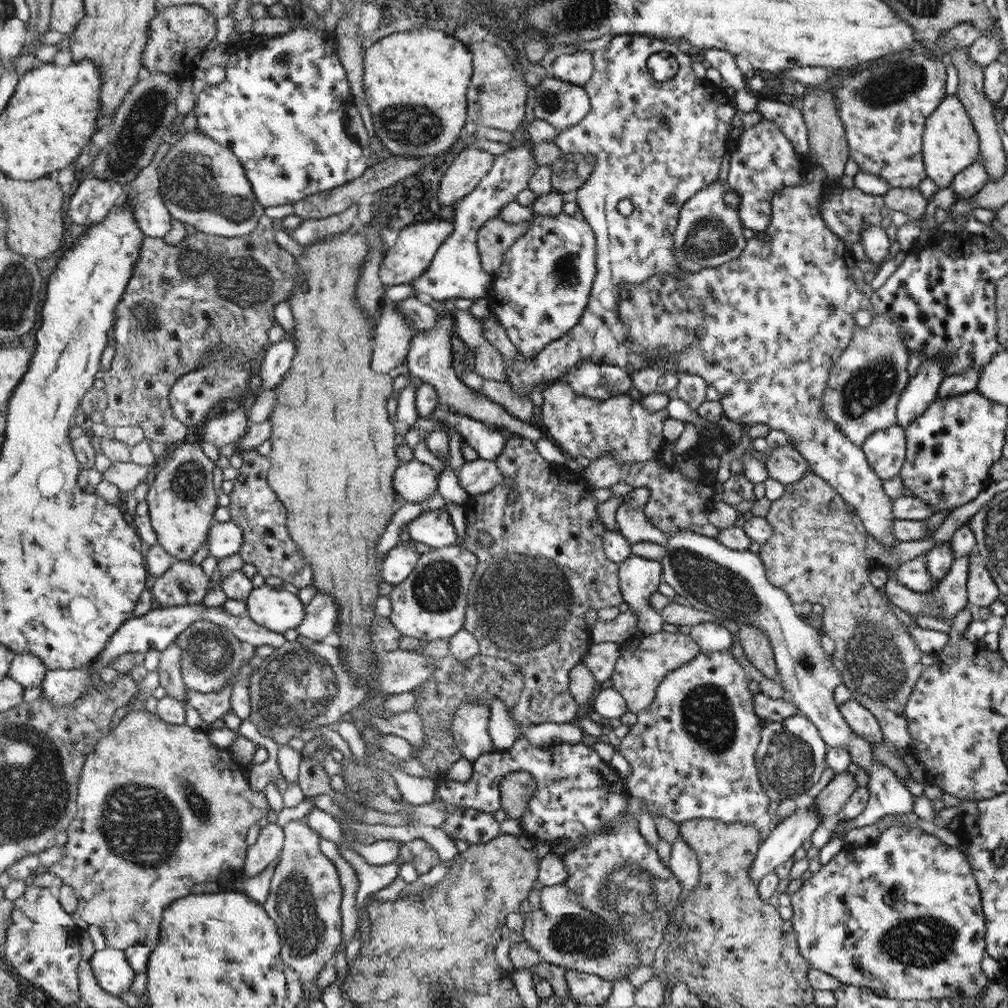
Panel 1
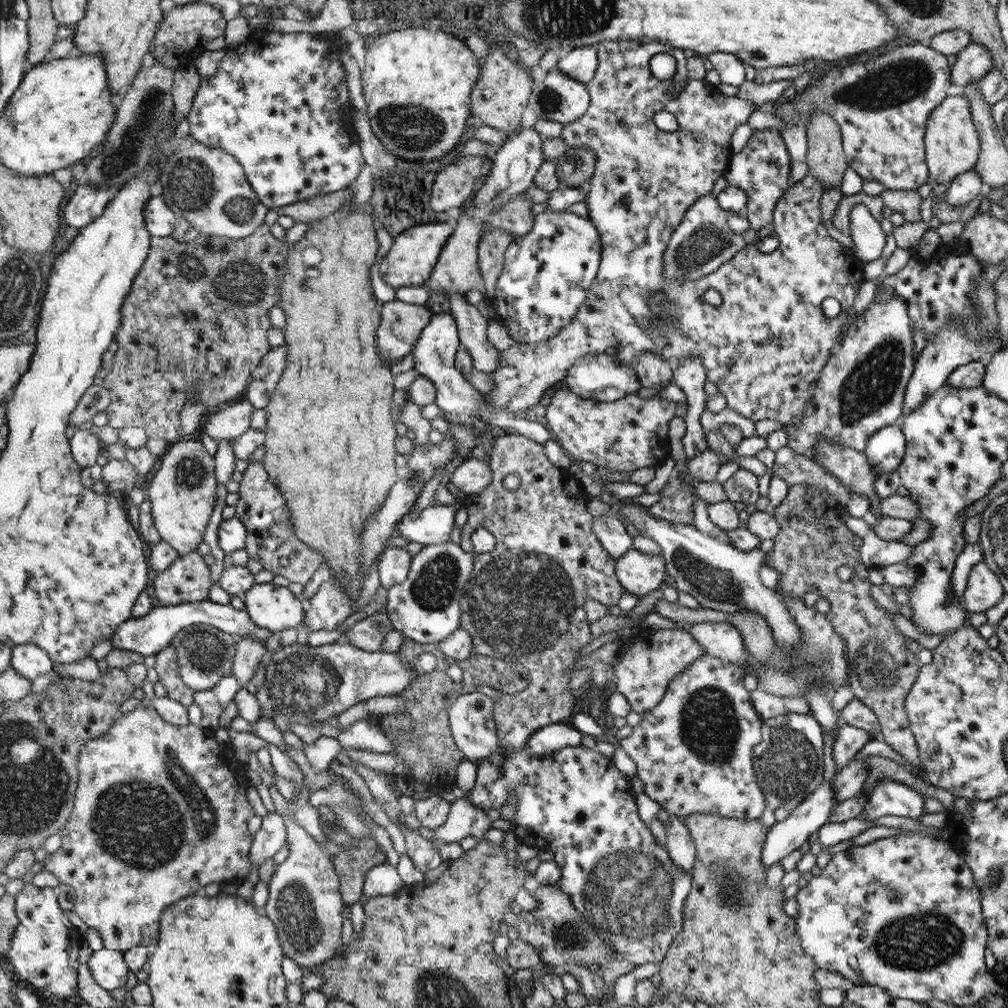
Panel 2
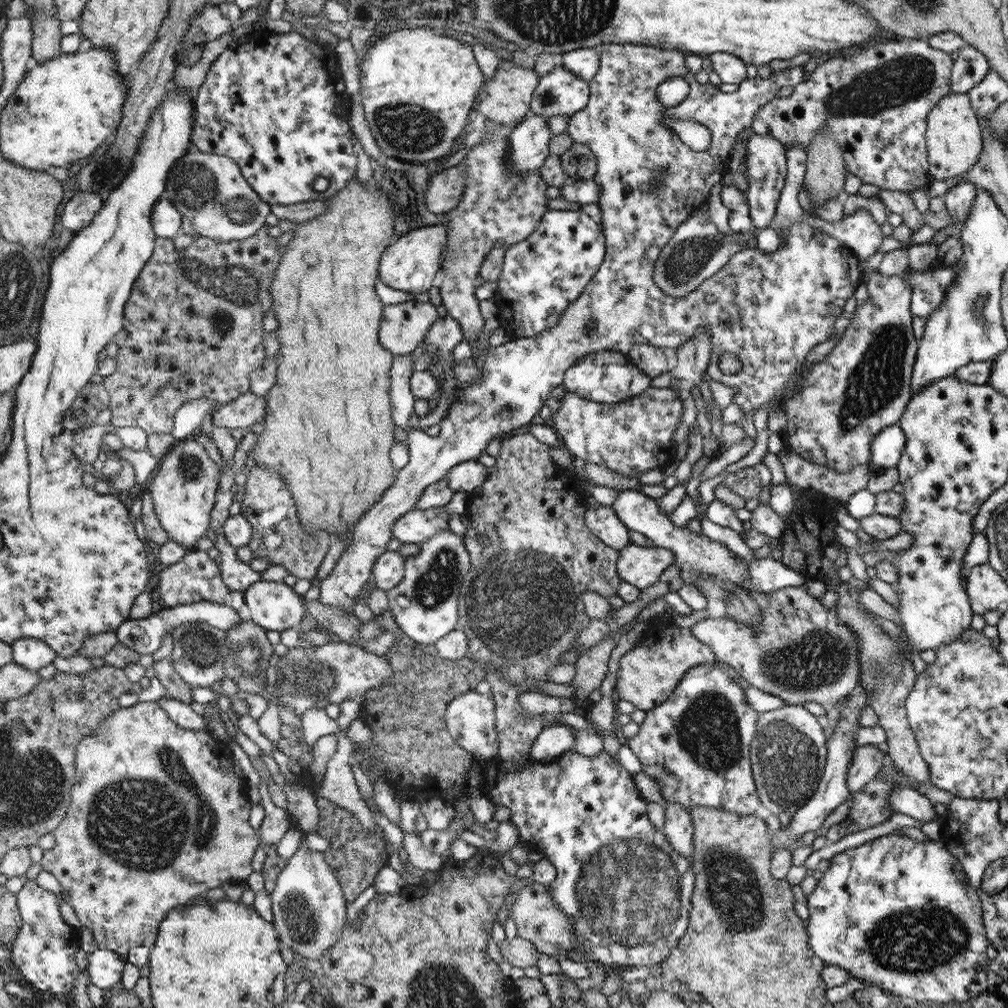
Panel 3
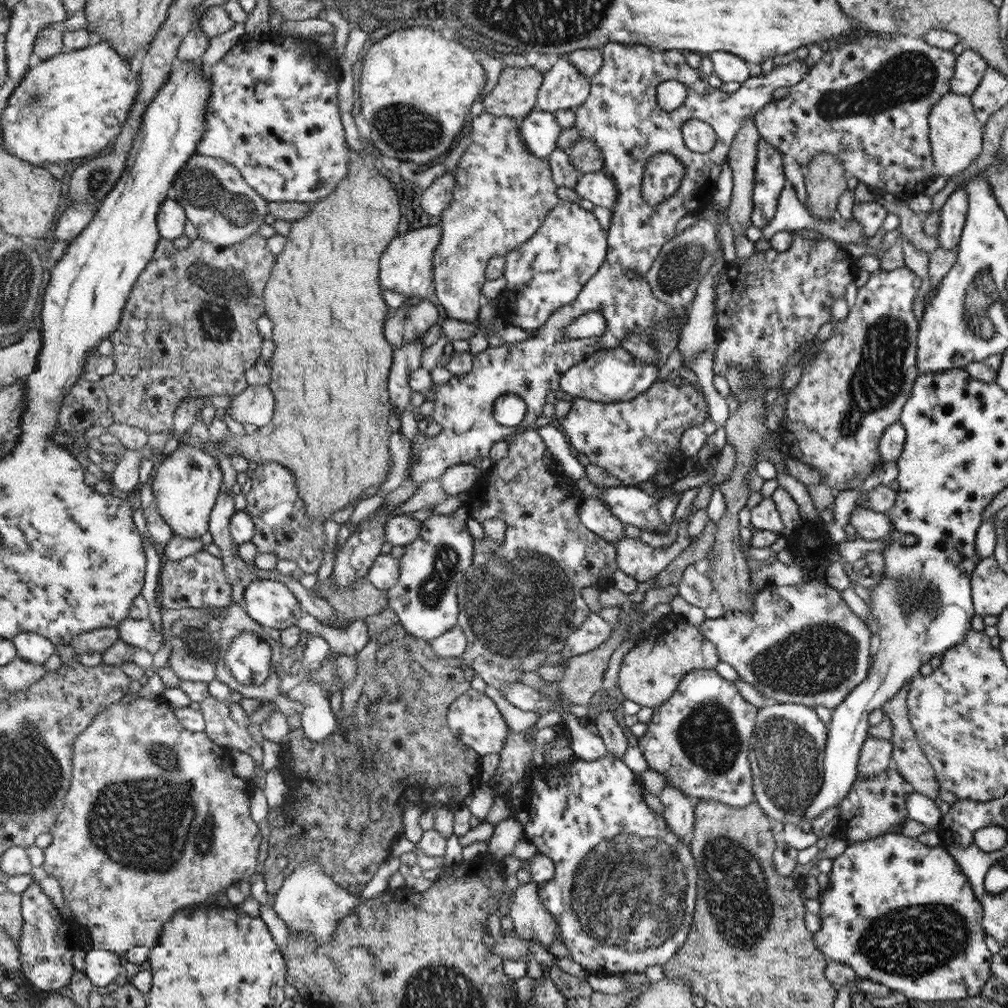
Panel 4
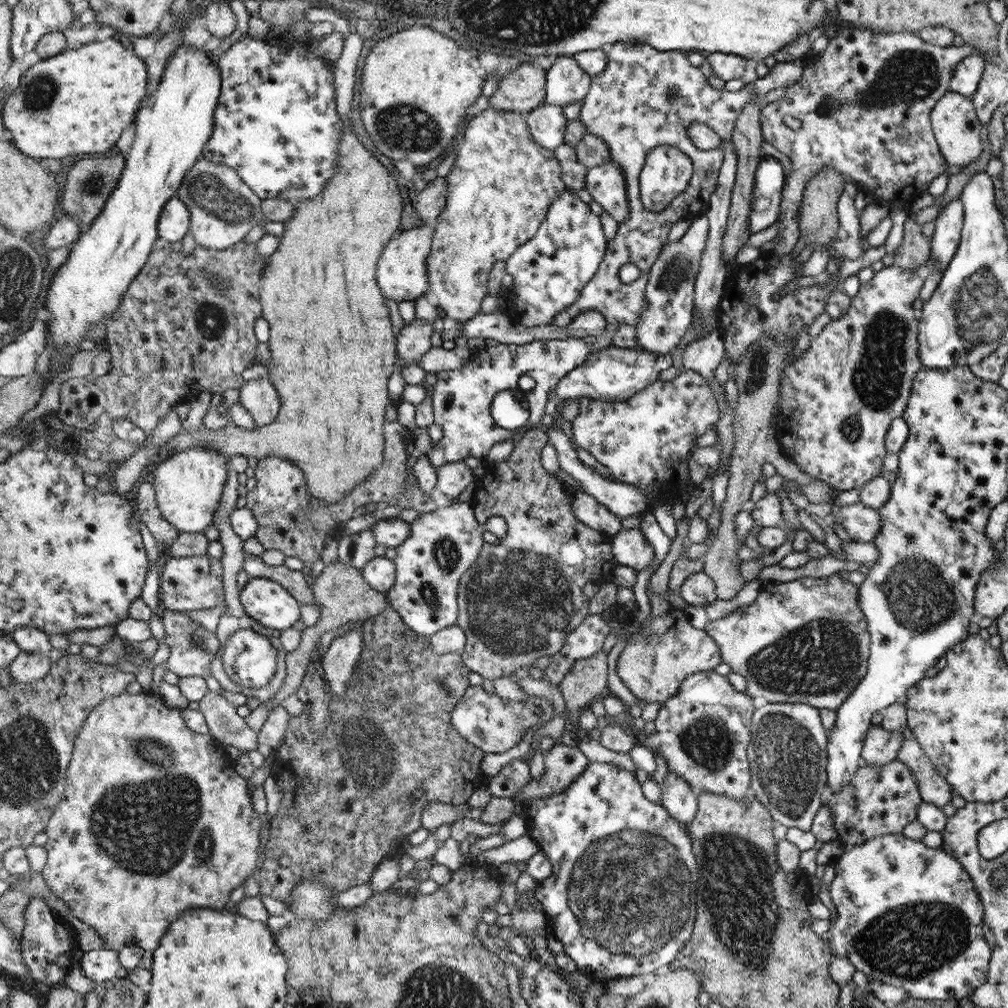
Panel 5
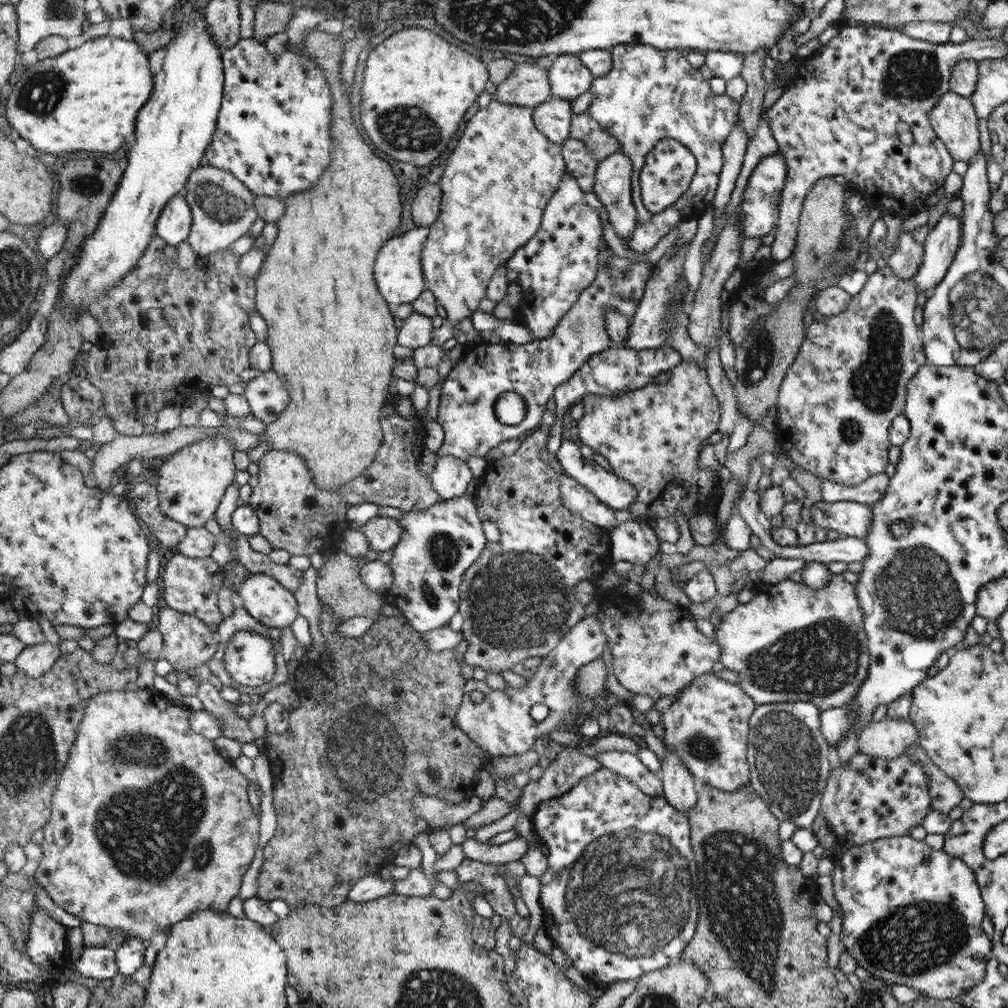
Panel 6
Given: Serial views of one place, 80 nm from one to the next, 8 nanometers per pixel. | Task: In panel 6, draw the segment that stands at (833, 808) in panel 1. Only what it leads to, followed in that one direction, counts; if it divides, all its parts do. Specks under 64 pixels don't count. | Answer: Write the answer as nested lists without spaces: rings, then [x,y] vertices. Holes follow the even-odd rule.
[[[886,716],[882,721],[872,720],[862,730],[859,750],[878,758],[896,758],[918,742],[919,732],[912,719],[900,721]]]

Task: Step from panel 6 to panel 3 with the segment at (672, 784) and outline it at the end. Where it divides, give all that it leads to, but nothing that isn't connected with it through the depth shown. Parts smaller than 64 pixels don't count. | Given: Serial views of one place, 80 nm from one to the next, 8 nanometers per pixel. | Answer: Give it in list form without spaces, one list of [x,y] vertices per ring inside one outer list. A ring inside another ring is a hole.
[[[667,802],[663,834],[680,856],[692,861],[693,824],[691,814],[677,802]]]

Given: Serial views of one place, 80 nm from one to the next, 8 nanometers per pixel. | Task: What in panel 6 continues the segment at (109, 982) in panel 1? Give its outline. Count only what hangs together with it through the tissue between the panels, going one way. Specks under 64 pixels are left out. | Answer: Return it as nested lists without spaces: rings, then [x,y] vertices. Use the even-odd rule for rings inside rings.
[[[87,948],[76,963],[86,978],[114,980],[121,970],[117,962],[117,951],[112,948]]]

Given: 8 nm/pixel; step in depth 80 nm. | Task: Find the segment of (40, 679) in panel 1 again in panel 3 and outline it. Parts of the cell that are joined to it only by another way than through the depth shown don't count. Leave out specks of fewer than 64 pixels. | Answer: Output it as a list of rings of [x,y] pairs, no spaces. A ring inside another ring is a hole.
[[[21,638],[14,643],[15,662],[21,663],[24,668],[40,672],[42,668],[50,666],[58,658],[57,650],[54,650],[48,642],[39,638]]]

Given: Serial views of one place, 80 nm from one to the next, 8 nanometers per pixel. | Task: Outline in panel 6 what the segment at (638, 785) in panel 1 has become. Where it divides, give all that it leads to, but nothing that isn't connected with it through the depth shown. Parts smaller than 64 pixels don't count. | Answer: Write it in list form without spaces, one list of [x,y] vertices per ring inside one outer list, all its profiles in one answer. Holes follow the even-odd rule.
[[[714,672],[703,674],[684,687],[672,705],[662,712],[663,744],[679,754],[694,778],[724,792],[732,792],[750,780],[747,745],[750,719],[757,705],[740,685],[718,678]]]

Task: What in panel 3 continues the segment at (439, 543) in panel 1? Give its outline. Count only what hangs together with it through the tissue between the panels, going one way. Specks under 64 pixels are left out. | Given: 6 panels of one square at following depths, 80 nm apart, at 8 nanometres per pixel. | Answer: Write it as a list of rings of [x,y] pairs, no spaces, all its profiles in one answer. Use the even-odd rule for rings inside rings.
[[[453,493],[452,501],[443,507],[429,510],[412,510],[396,520],[393,538],[406,544],[421,544],[449,526],[452,515],[466,513],[469,493]]]

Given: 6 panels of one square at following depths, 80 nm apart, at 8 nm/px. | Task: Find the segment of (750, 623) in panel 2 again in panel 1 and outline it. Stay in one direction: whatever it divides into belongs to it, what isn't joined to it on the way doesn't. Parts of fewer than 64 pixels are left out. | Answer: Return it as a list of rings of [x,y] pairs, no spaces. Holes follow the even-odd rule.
[[[740,624],[739,638],[746,658],[766,678],[779,682],[775,656],[766,633],[755,626]]]

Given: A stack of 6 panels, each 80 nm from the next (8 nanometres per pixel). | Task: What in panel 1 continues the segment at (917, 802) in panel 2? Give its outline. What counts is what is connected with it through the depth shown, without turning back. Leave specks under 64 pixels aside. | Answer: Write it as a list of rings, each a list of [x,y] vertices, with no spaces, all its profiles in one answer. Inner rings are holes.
[[[679,530],[675,534],[667,534],[667,537],[667,543],[664,544],[667,553],[661,560],[663,582],[672,587],[677,595],[687,598],[687,604],[696,610],[732,620],[737,625],[749,624],[763,630],[775,656],[779,682],[792,694],[799,713],[818,727],[830,748],[845,746],[851,762],[856,762],[869,776],[863,786],[864,792],[869,795],[866,808],[856,818],[838,822],[830,840],[819,851],[820,864],[826,865],[843,849],[846,844],[844,835],[848,830],[874,824],[888,814],[913,812],[912,793],[891,768],[875,759],[871,743],[854,732],[834,701],[834,688],[843,683],[843,677],[837,662],[822,647],[822,635],[807,622],[787,592],[770,582],[759,553],[732,550],[722,546],[715,538],[689,530]]]

